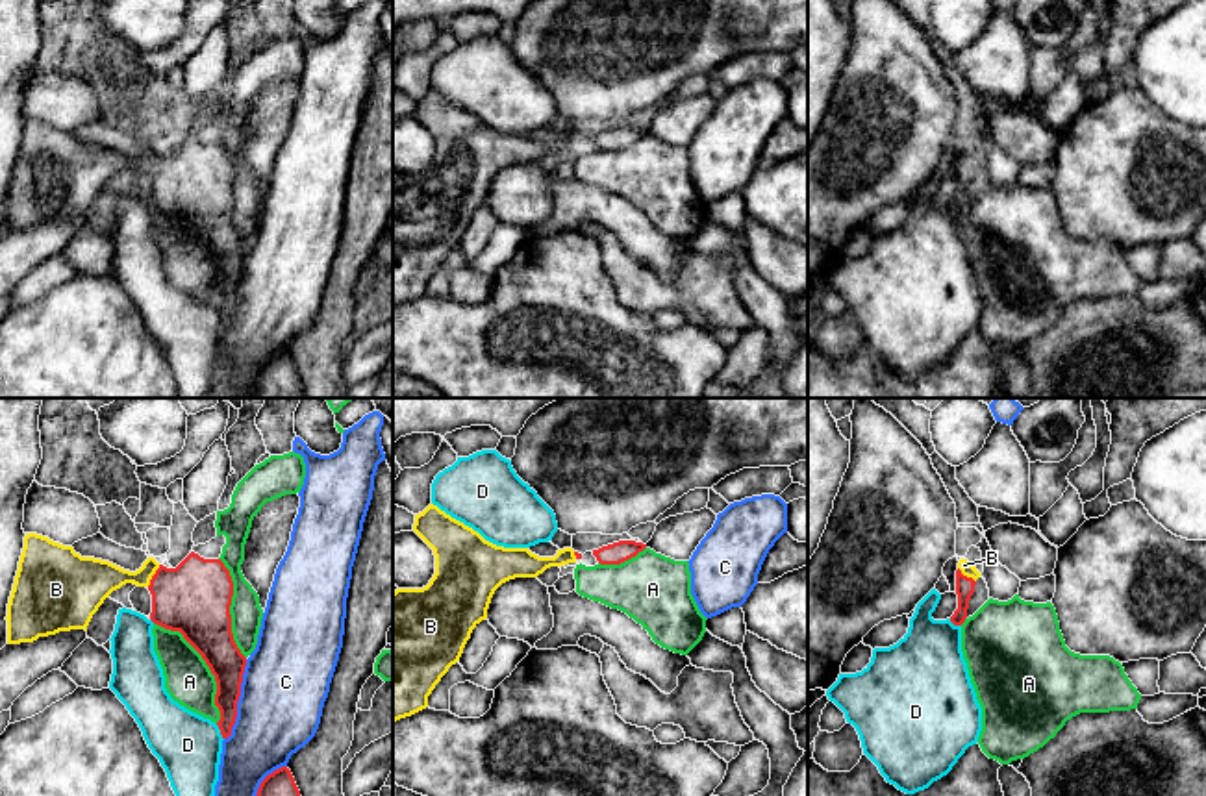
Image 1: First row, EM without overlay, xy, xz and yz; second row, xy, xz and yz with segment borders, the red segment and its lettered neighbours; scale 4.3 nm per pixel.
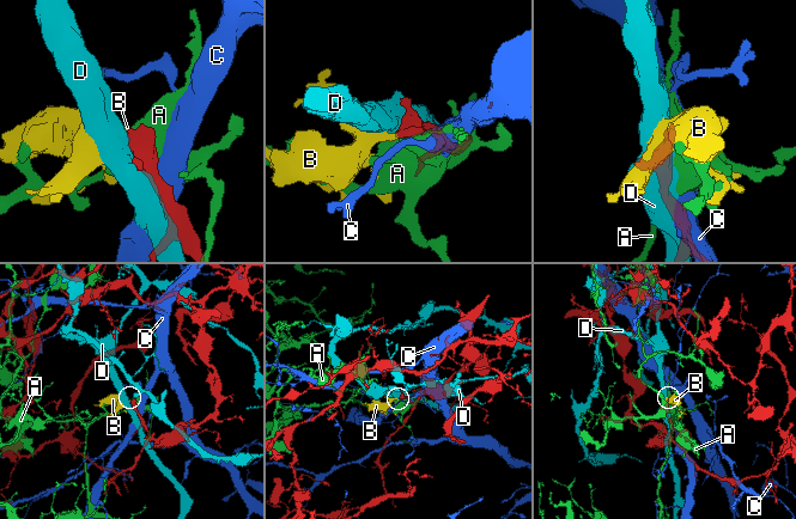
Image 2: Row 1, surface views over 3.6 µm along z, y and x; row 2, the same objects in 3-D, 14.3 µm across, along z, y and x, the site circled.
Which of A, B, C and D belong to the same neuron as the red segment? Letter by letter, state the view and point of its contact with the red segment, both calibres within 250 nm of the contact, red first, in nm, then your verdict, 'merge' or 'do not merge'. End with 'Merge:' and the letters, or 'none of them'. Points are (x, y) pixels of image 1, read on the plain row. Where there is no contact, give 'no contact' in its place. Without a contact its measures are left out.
A: xy (206, 248) | 280/200 nm | do not merge
B: xy (152, 161) | 320/180 nm | merge
C: xy (238, 286) | 160/380 nm | do not merge
D: xy (221, 317) | 120/280 nm | do not merge
Merge: B

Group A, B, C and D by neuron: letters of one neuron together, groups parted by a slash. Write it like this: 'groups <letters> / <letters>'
groups A / B / C / D

